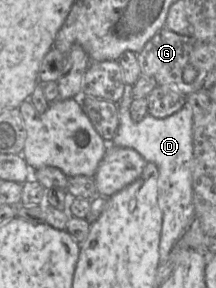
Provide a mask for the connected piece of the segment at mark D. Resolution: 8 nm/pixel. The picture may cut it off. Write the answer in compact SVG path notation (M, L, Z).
M126 84L122 98L117 102L119 126L112 142L108 143L113 143L117 147L132 148L158 168L158 203L163 213L159 244L159 265L161 265L166 263L170 251L195 217L192 187L193 111L186 101L186 104L171 116L158 119L147 113L140 122L134 122L130 115L130 106L134 99L131 87Z

